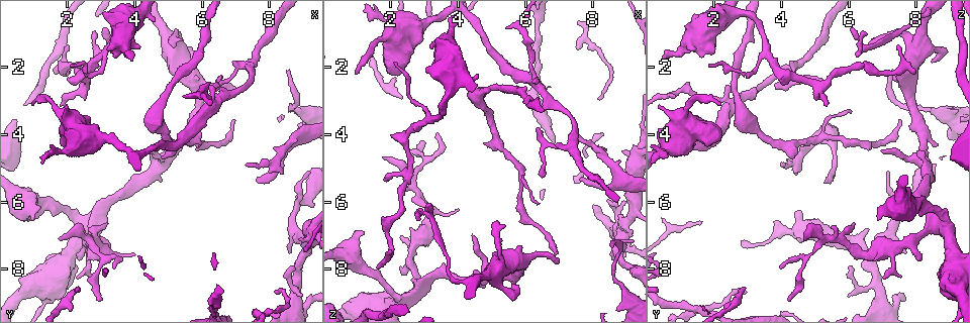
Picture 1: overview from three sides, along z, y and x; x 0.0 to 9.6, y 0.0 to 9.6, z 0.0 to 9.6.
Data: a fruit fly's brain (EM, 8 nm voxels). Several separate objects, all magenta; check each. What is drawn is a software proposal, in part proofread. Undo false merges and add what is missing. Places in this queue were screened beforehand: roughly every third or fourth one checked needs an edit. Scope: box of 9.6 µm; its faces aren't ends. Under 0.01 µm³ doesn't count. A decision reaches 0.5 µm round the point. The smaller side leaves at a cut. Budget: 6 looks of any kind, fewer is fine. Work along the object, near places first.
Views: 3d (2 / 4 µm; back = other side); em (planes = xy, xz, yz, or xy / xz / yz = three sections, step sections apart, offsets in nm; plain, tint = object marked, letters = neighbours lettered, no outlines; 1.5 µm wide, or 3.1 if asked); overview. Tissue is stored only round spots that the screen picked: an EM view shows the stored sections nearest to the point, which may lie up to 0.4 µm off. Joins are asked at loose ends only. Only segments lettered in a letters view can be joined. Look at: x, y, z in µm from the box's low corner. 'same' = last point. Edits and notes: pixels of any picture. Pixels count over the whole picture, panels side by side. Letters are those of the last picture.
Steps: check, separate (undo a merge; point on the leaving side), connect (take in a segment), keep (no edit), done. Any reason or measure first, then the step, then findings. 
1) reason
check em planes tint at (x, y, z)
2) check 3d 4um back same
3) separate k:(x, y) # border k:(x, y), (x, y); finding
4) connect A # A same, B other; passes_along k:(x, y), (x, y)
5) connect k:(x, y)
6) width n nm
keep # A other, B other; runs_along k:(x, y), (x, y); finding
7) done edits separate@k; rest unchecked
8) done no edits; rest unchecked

thin end
check 3d 4um at (1.60, 2.05, 8.00)

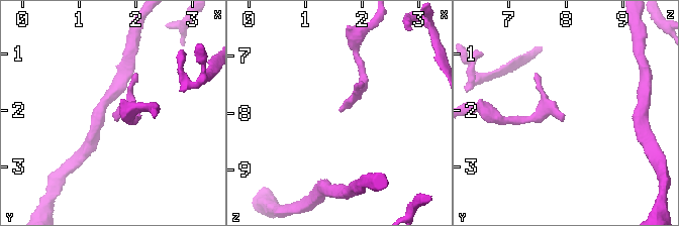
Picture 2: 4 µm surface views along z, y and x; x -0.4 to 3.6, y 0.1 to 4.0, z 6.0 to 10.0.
check em planes tint at (1.65, 2.10, 8.00)

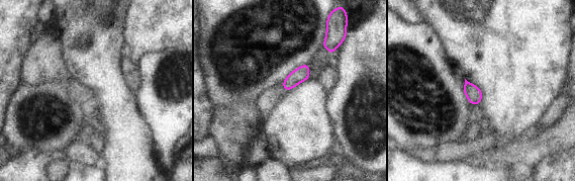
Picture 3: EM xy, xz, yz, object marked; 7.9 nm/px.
check em planes letters same

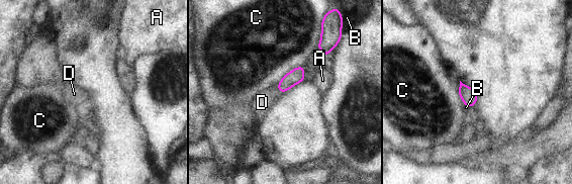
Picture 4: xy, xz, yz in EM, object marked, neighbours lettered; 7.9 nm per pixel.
connect D # A other, B other, C other, D same; passes_along 4:(295, 76), (279, 90), (262, 102); it goes on there

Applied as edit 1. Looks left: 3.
see it whole again
check overview

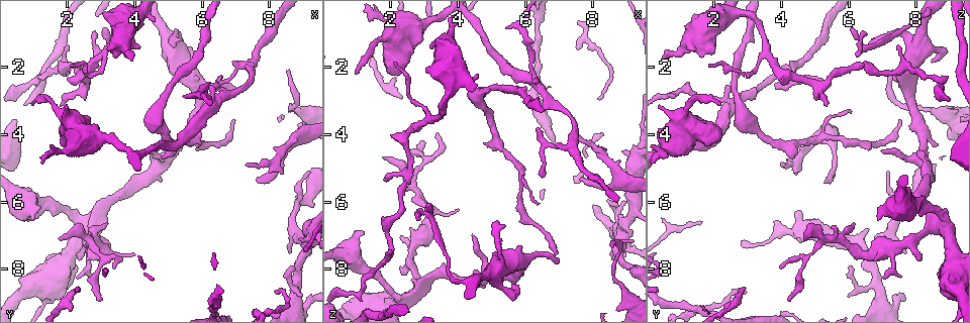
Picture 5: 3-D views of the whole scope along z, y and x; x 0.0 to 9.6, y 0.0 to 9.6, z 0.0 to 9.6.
a narrow waist
check em planes plain at (5.90, 4.10, 5.75)

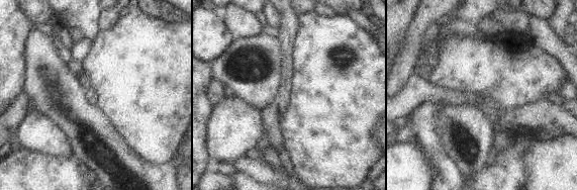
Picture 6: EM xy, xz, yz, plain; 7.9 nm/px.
check em planes letters same

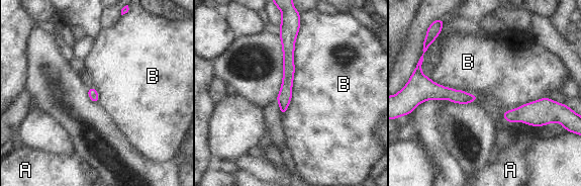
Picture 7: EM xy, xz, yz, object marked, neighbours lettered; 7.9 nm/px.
keep # A other, B other; border 7:(300, 24), (292, 97), (282, 115); one neuron here

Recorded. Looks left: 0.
done edits connect@4; rest unchecked

